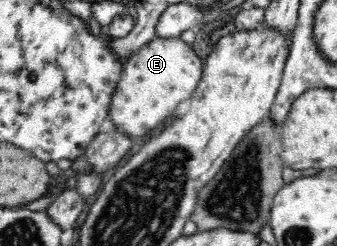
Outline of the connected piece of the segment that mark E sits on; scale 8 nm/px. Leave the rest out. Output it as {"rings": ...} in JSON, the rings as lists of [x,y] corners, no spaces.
{"rings":[[[157,36],[124,61],[109,115],[115,126],[131,138],[142,137],[150,130],[160,128],[181,102],[190,99],[200,83],[205,66],[205,61],[196,53],[193,45],[180,37]]]}

